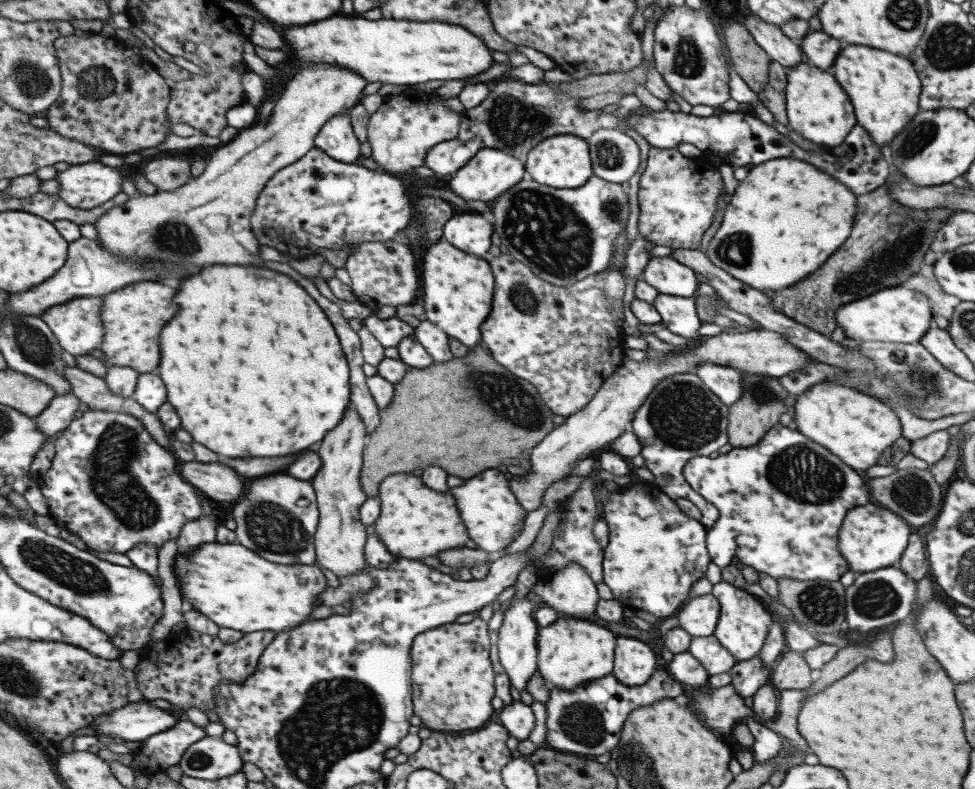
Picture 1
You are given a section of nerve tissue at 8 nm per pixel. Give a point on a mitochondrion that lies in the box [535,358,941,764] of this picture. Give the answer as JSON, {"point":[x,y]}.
{"point":[682,415]}

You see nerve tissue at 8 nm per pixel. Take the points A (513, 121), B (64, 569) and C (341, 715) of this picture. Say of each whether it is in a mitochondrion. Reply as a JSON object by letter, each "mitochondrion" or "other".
{"A":"mitochondrion","B":"mitochondrion","C":"mitochondrion"}

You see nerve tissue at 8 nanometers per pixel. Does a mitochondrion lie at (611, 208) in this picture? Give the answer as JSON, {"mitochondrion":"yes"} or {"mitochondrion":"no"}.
{"mitochondrion":"yes"}

